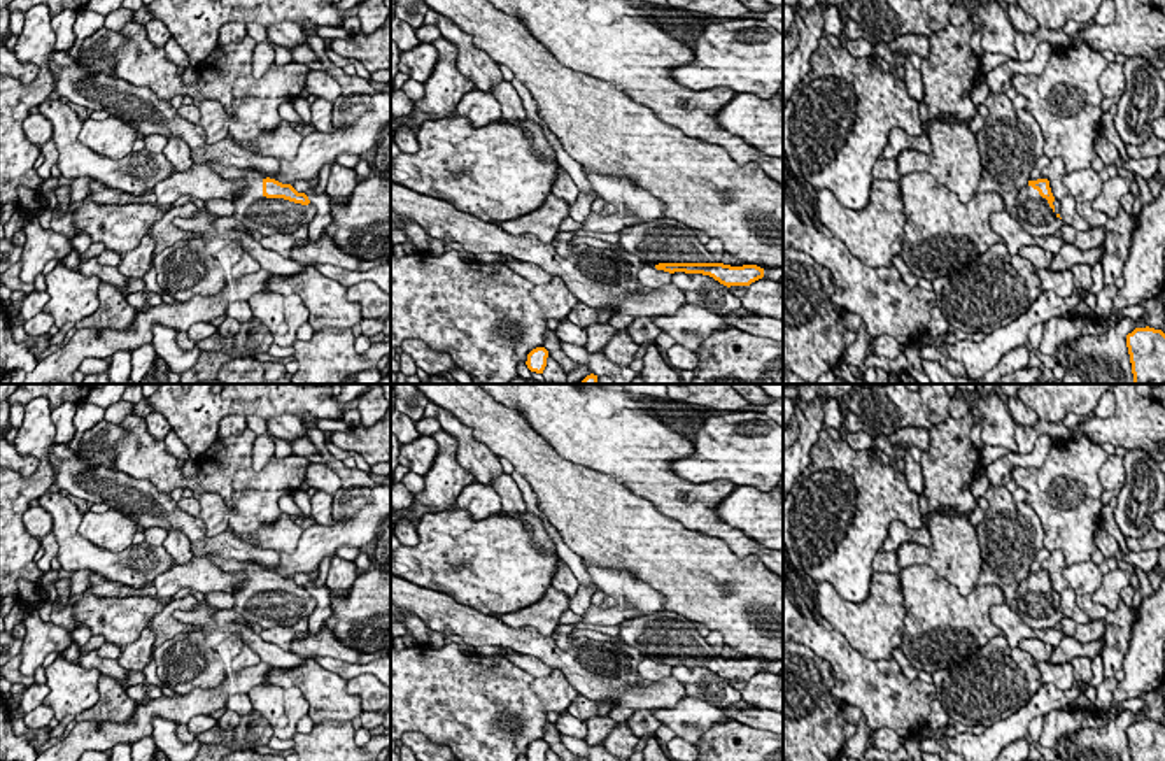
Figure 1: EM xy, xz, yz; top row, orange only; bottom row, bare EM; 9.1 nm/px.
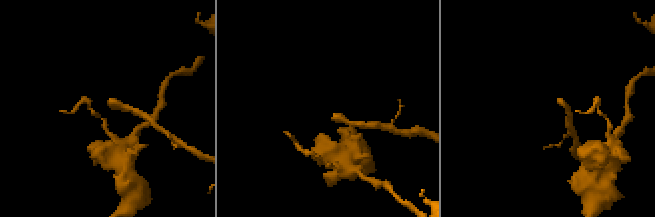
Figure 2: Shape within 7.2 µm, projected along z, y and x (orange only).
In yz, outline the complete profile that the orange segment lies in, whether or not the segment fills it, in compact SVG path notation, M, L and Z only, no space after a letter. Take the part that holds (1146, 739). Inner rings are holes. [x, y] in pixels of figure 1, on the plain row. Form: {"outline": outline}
{"outline": "M1135 721L1126 728L1132 761L1165 761L1165 726L1154 721Z"}

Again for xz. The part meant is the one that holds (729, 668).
{"outline": "M671 610L624 619L620 638L645 658L653 656L657 663L703 666L727 680L750 679L764 670L764 661L757 658L731 659L717 656L704 637L699 635L695 622Z"}

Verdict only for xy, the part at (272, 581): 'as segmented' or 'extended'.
extended

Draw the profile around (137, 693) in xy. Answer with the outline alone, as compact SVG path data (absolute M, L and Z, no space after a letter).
M145 684L130 686L130 687L126 687L126 694L135 701L144 700L145 696L149 696L152 700L158 700L163 696L161 687L152 686L152 684L149 684L149 686L145 686Z

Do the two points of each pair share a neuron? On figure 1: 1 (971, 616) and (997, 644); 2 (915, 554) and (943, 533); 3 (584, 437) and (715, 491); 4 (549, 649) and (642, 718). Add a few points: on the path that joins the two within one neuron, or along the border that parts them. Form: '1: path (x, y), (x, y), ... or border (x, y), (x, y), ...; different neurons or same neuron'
1: border (999, 633), (964, 663), (959, 663); different neurons
2: path (924, 554), (931, 554), (943, 542); same neuron
3: path (617, 442), (666, 490), (682, 490); same neuron
4: border (650, 709), (635, 711); different neurons

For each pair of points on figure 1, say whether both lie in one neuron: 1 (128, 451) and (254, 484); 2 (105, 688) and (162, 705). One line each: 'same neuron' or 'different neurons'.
1: same neuron
2: different neurons

